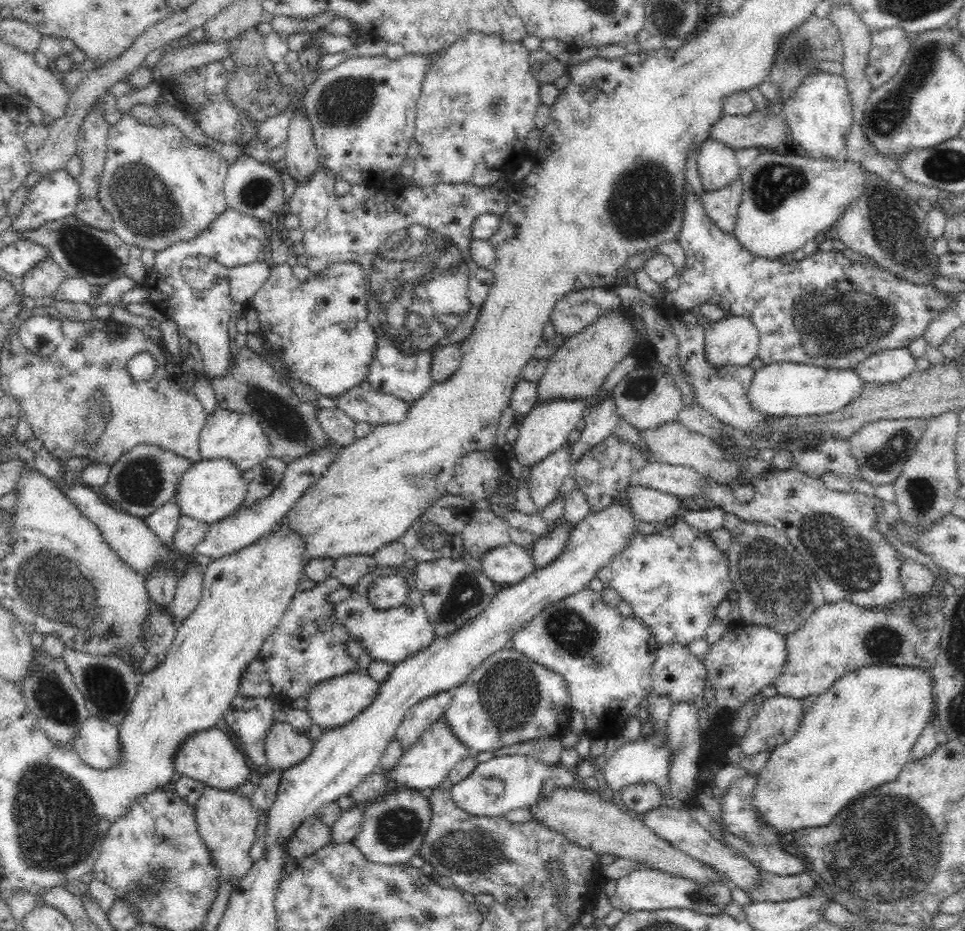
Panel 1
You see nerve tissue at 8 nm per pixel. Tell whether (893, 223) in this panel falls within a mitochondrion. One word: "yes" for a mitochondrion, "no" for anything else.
yes

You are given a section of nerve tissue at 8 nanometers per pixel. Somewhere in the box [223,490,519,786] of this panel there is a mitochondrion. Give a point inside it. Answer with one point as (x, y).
(466, 591)

